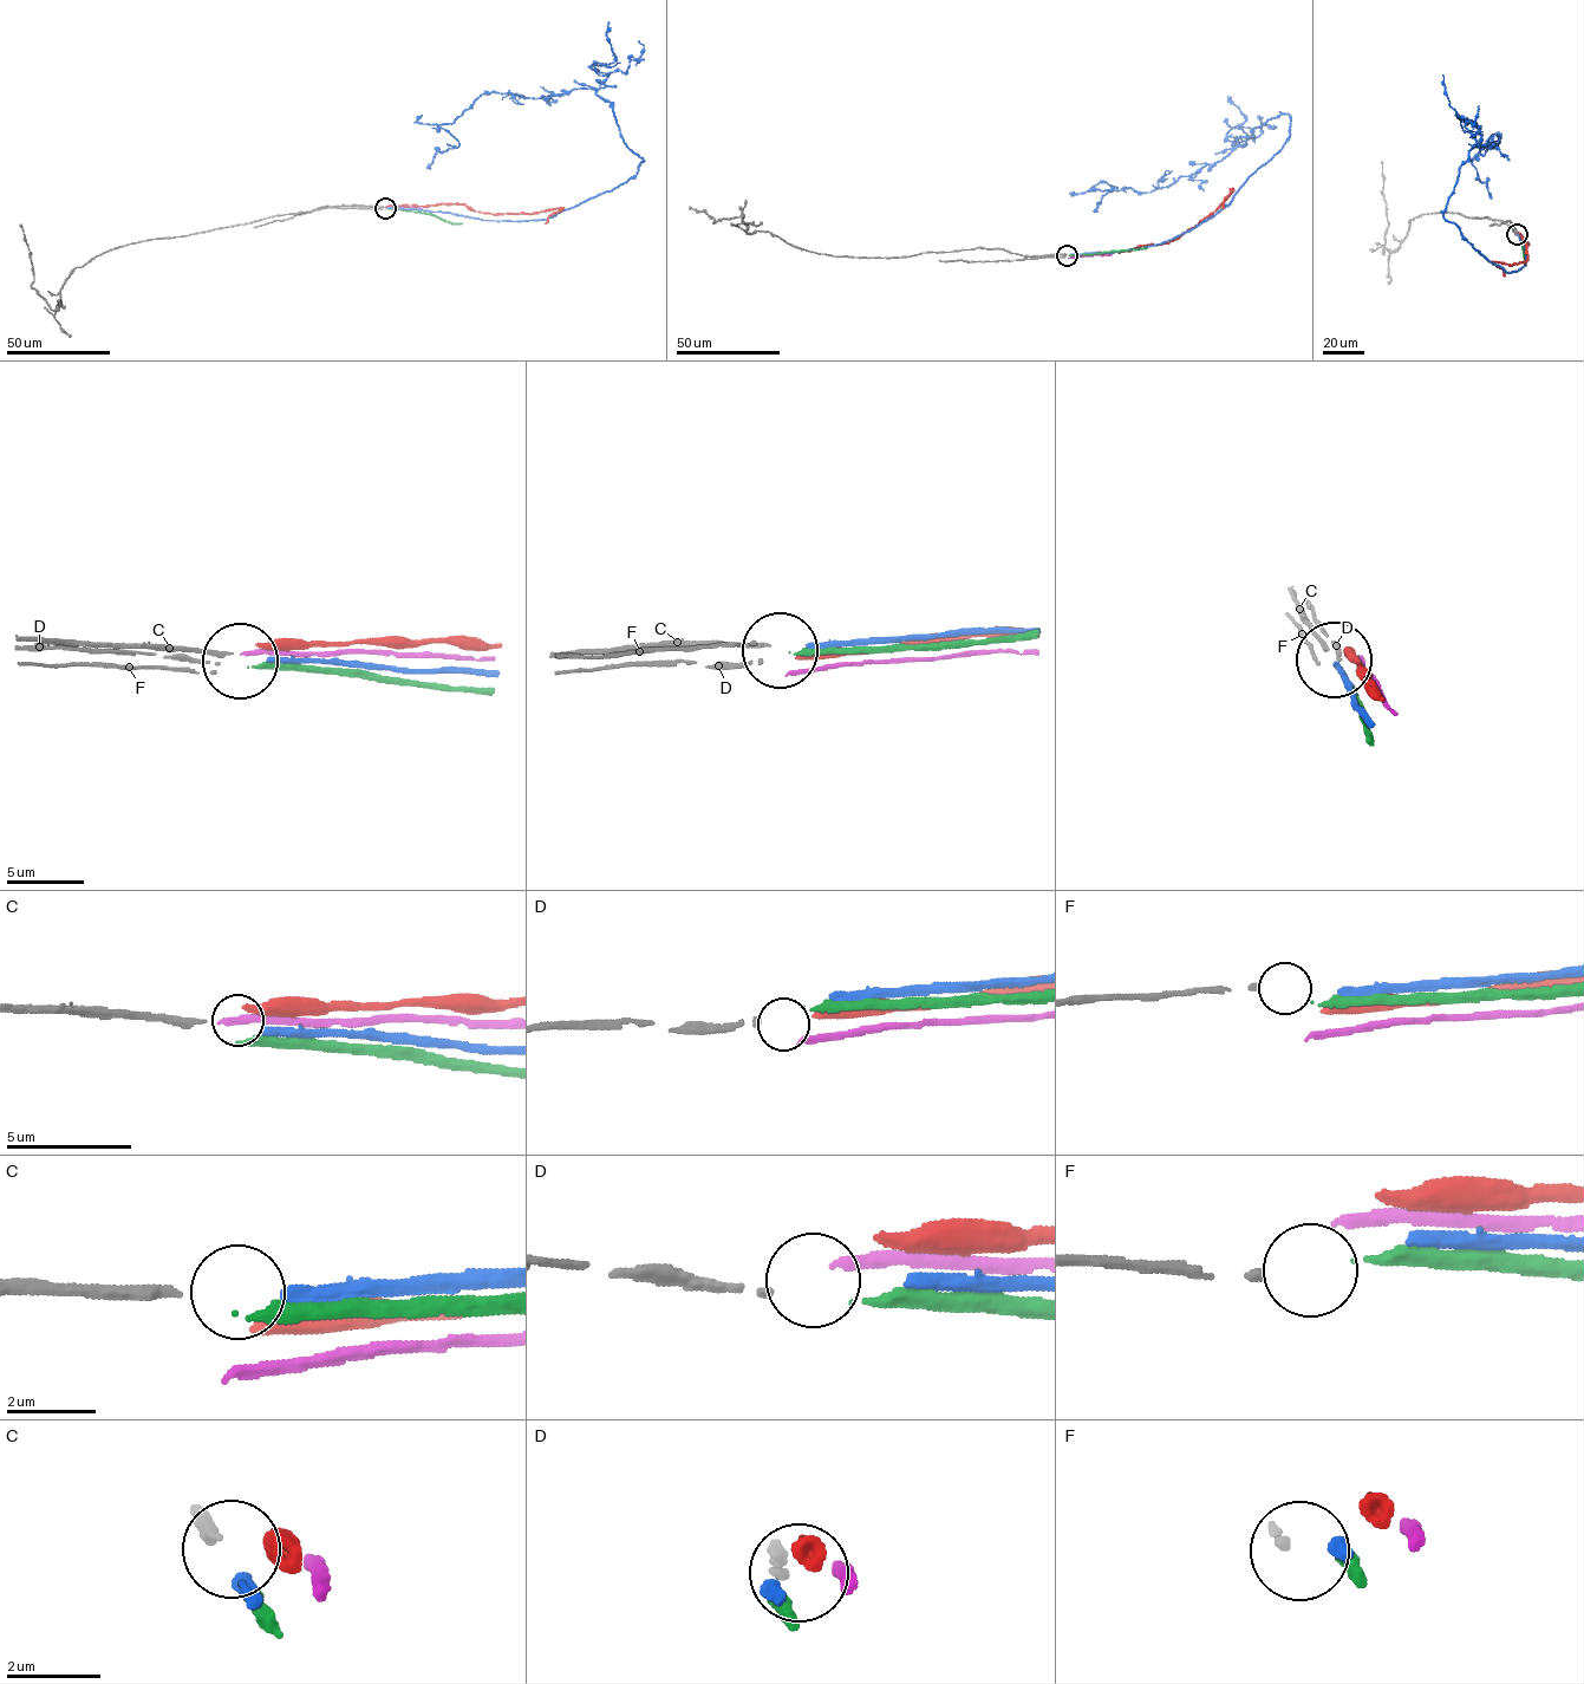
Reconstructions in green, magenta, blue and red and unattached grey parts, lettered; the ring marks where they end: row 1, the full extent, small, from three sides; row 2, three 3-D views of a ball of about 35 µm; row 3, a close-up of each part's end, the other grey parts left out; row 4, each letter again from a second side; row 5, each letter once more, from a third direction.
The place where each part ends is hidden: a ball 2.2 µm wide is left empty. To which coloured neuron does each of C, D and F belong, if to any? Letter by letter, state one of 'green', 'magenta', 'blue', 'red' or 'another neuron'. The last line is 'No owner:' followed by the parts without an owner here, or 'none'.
C: blue
D: another neuron
F: another neuron
No owner: D, F

